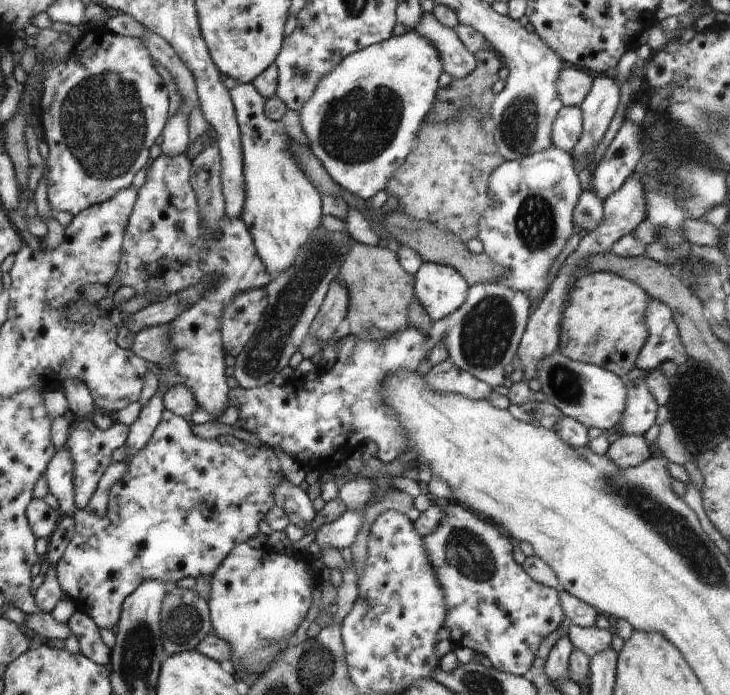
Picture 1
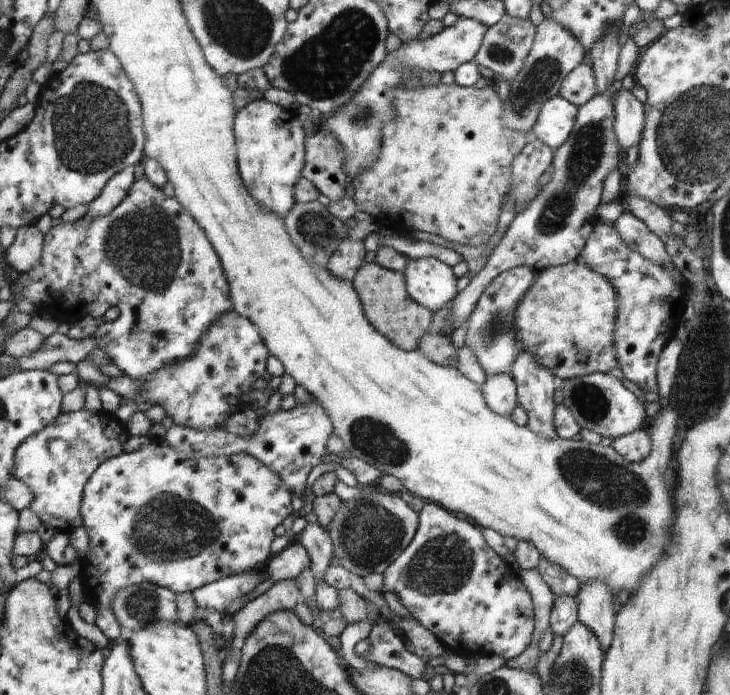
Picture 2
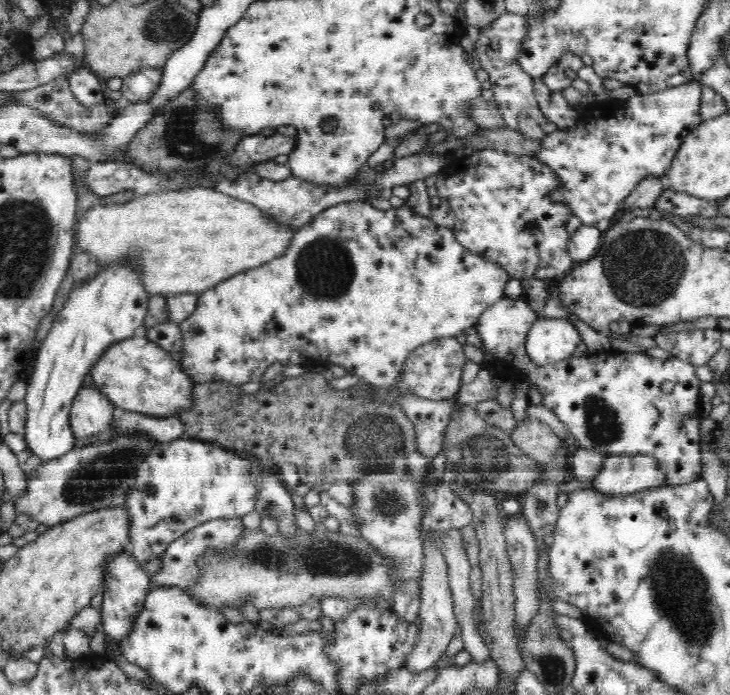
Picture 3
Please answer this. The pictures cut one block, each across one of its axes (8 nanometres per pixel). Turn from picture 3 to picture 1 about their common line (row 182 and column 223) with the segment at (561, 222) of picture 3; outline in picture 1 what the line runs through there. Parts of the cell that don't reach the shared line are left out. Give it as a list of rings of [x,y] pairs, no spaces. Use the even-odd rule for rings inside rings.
[[[164,409],[163,416],[150,441],[136,452],[133,457],[129,458],[125,475],[110,488],[108,512],[104,515],[97,515],[90,514],[84,510],[77,510],[73,514],[75,533],[68,543],[62,558],[55,564],[55,570],[58,571],[58,580],[64,594],[74,604],[76,610],[85,612],[90,616],[99,629],[114,631],[120,620],[124,599],[130,596],[138,588],[138,585],[144,581],[158,581],[174,587],[182,579],[197,579],[206,575],[212,576],[222,564],[222,561],[226,560],[234,546],[246,543],[248,539],[258,534],[258,524],[262,520],[266,520],[268,510],[275,505],[275,488],[286,477],[273,449],[266,445],[252,445],[231,435],[221,435],[215,439],[203,439],[194,435],[192,428],[193,424],[189,419]]]

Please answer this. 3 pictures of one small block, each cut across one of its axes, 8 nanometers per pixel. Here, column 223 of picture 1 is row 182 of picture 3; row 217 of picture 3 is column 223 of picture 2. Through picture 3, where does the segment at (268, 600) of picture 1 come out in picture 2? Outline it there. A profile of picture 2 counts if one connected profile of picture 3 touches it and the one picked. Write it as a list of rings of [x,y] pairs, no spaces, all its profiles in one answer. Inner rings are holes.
[[[256,571],[242,572],[234,576],[224,576],[216,582],[201,586],[191,592],[196,606],[200,609],[216,610],[223,616],[228,615],[228,604],[246,598],[258,584],[262,576]]]

